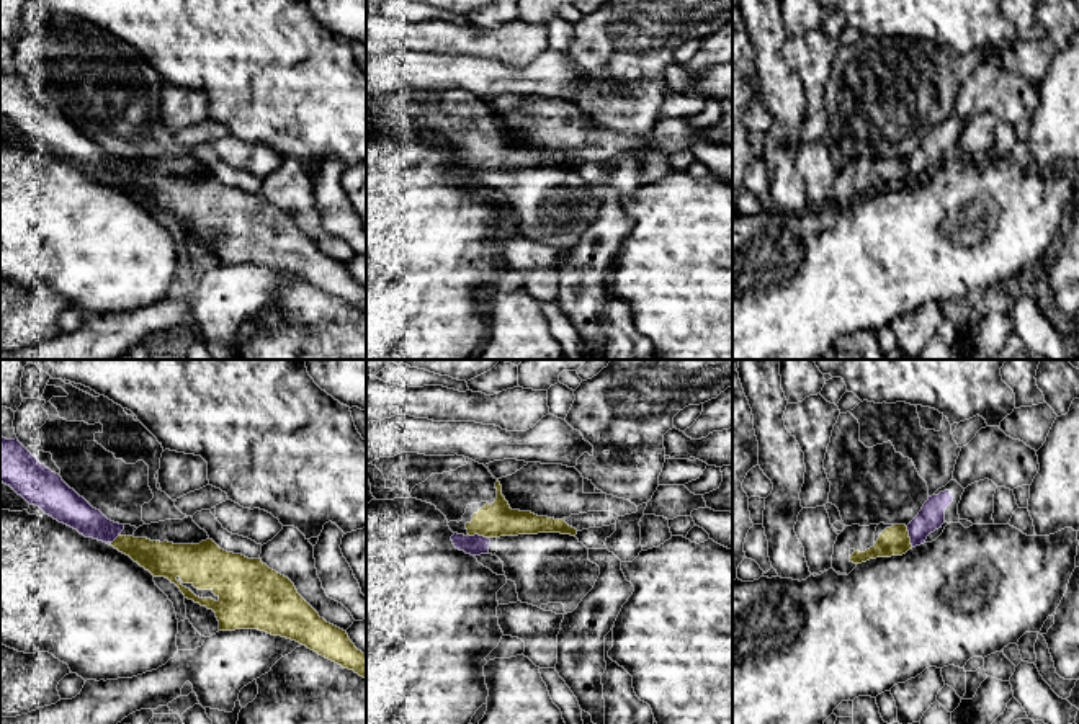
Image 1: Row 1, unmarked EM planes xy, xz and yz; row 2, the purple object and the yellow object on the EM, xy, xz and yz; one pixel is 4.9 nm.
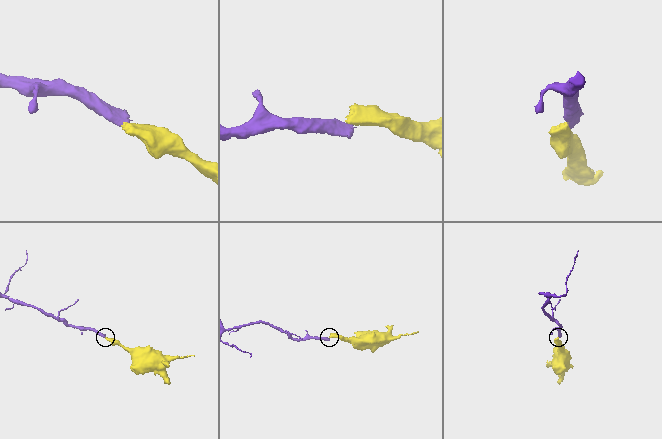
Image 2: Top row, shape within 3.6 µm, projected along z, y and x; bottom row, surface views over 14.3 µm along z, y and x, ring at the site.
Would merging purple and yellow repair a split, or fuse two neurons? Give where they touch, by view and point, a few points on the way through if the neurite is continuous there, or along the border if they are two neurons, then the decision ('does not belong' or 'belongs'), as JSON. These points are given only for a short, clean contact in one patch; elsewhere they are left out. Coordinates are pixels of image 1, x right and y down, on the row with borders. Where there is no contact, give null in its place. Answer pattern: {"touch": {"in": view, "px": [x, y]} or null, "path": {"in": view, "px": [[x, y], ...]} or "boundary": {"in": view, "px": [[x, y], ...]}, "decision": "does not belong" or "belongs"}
{"touch": {"in": "xz", "px": [478, 535]}, "boundary": {"in": "xz", "px": [[468, 533], [488, 538]]}, "decision": "does not belong"}

